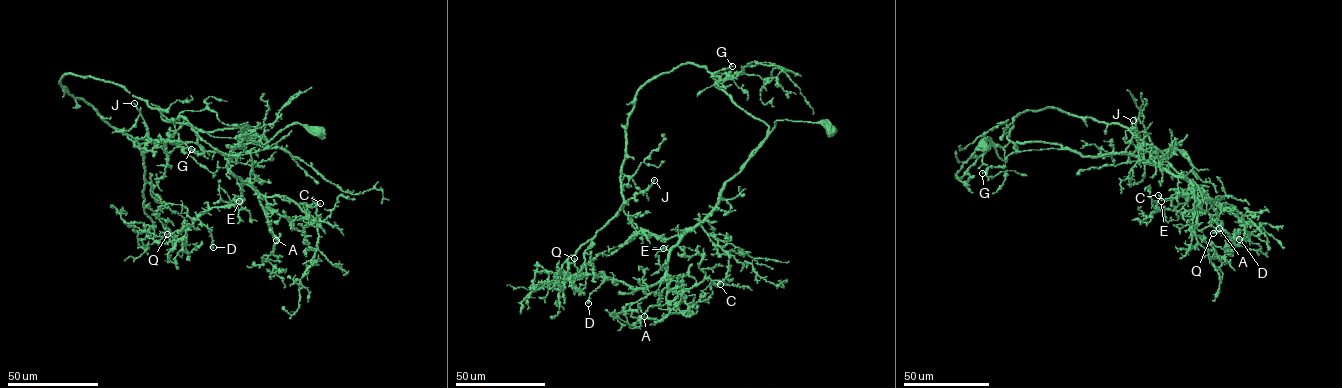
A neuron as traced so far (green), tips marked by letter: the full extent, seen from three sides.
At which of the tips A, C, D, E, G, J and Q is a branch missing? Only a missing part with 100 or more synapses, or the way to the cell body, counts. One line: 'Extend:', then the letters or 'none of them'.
Extend: none of them

